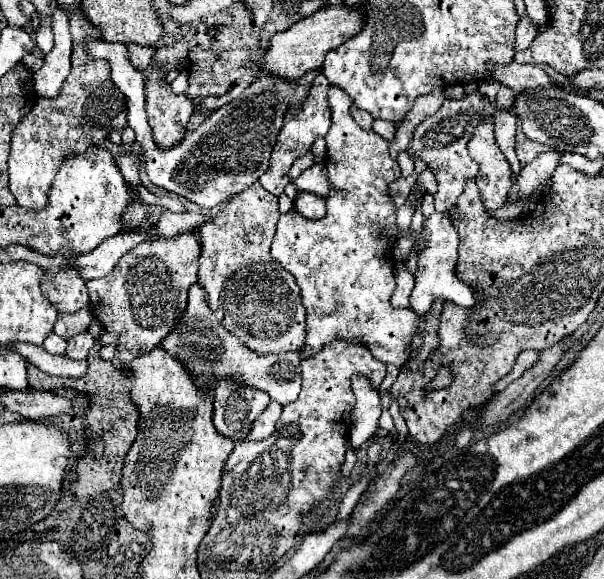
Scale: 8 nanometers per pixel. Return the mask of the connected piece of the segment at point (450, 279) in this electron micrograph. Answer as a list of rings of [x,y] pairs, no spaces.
[[[434,213],[430,219],[426,219],[426,249],[420,251],[420,257],[417,261],[417,271],[415,275],[415,285],[411,292],[409,301],[411,308],[419,315],[422,315],[430,309],[433,299],[442,297],[448,299],[460,307],[472,307],[476,301],[470,287],[462,283],[456,277],[456,259],[458,259],[458,233],[446,213]]]

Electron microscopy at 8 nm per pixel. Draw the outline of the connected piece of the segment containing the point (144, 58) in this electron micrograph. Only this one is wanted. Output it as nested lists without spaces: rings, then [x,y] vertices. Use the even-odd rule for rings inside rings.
[[[136,43],[126,45],[126,47],[128,47],[128,57],[138,71],[144,71],[146,67],[150,67],[150,63],[152,63],[152,49],[150,47],[142,47]]]

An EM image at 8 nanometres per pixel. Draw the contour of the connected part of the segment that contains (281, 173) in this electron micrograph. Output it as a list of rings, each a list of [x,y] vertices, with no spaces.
[[[318,73],[314,77],[314,81],[310,83],[310,89],[306,93],[306,97],[302,101],[298,101],[294,105],[296,113],[286,113],[284,115],[284,125],[278,133],[278,141],[272,149],[272,157],[270,157],[270,167],[268,171],[264,173],[258,180],[260,184],[272,193],[272,195],[280,195],[284,191],[284,187],[290,183],[290,177],[288,177],[288,171],[290,171],[290,165],[306,155],[310,149],[312,149],[312,143],[318,139],[318,137],[324,137],[332,125],[332,113],[330,113],[330,107],[328,107],[328,79]]]

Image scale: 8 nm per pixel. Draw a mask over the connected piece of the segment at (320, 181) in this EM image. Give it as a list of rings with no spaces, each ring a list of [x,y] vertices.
[[[312,165],[310,169],[306,169],[298,179],[294,179],[294,185],[298,187],[298,191],[308,191],[308,193],[316,193],[316,195],[328,195],[330,187],[328,187],[328,173],[324,165]]]

